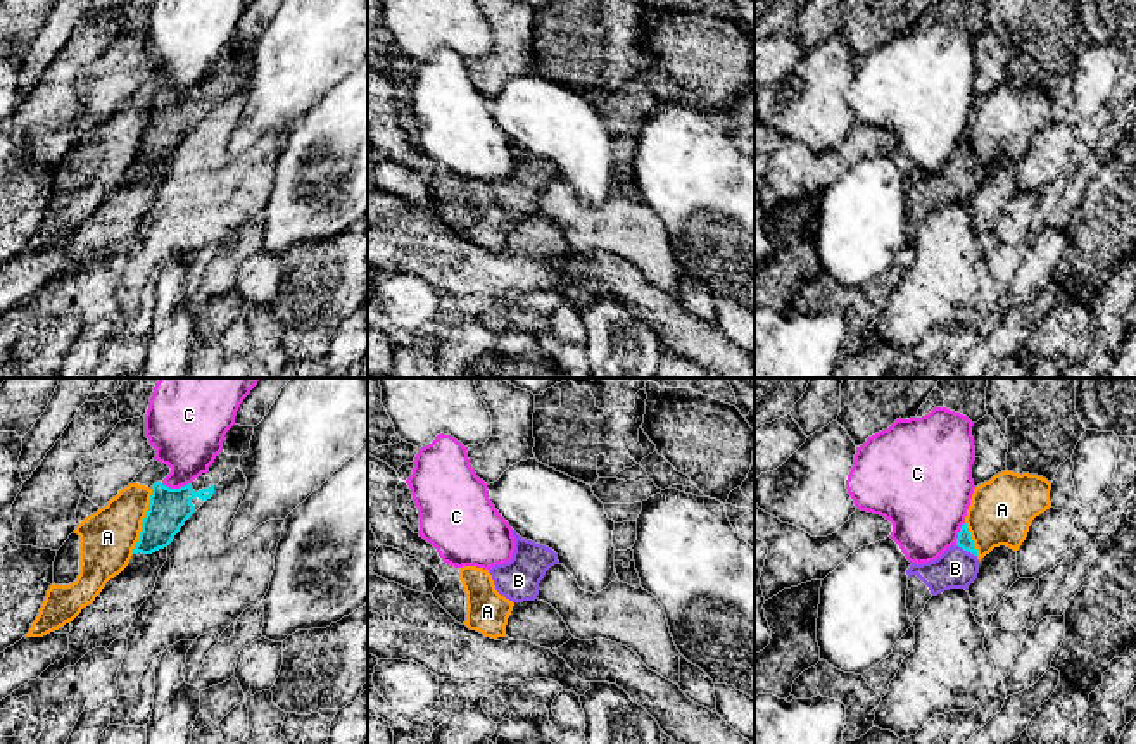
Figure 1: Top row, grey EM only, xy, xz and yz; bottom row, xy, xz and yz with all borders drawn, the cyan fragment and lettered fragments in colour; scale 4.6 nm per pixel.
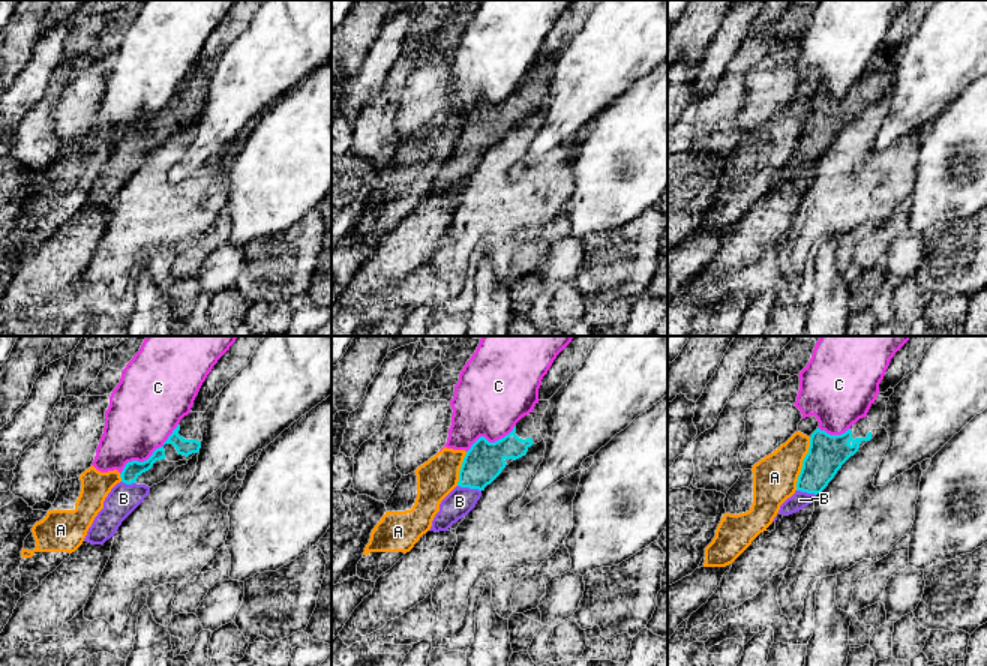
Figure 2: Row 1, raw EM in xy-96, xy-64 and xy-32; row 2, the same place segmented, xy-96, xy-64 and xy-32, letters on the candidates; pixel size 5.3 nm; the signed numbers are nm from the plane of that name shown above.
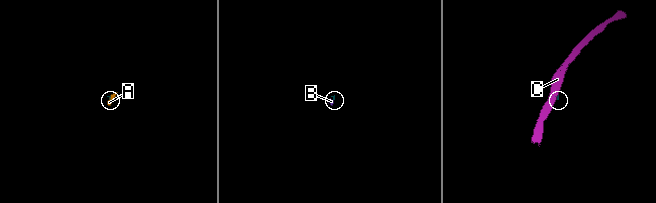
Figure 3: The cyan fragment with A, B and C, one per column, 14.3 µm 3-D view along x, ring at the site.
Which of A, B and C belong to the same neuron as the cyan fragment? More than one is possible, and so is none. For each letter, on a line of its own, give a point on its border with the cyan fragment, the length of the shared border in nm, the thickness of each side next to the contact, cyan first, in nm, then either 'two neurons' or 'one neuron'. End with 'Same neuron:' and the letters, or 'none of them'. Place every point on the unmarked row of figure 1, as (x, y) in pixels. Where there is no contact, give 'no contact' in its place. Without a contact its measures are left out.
A: contact xy (142, 135); length 320 nm; calibres 190 and 260 nm; two neurons
B: contact yz (967, 164); length 110 nm; calibres 70 and 190 nm; one neuron
C: contact xy (175, 102); length 140 nm; calibres 190 and 320 nm; two neurons
Same neuron: B

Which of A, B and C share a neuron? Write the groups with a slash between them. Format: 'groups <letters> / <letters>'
groups A / B / C

